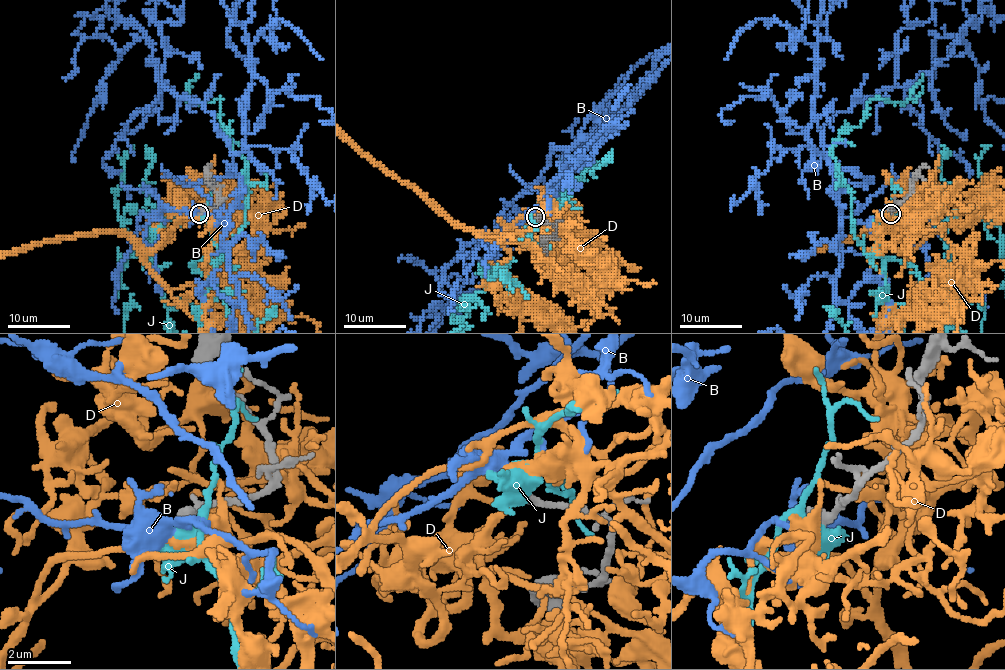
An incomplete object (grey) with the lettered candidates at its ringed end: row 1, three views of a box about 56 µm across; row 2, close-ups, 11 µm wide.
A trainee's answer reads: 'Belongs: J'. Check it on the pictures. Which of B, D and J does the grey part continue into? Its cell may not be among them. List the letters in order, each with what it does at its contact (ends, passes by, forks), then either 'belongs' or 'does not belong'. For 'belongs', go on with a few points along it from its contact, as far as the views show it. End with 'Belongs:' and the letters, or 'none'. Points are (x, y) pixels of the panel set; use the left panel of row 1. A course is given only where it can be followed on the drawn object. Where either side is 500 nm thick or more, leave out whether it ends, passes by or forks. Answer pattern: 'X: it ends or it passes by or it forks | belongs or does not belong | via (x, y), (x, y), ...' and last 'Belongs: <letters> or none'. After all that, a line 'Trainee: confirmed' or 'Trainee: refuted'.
B: it forks | does not belong
D: it ends | does not belong
J: does not belong
Belongs: none
Trainee: refuted

